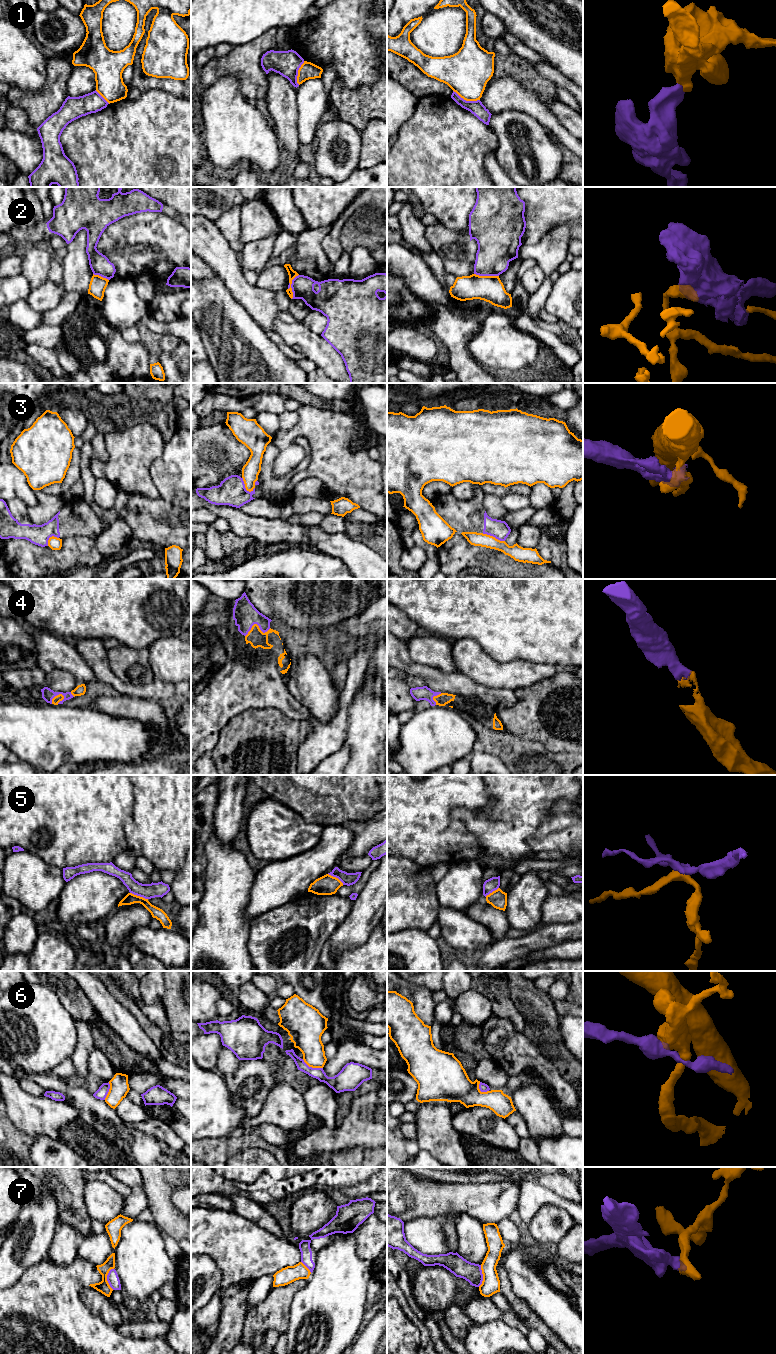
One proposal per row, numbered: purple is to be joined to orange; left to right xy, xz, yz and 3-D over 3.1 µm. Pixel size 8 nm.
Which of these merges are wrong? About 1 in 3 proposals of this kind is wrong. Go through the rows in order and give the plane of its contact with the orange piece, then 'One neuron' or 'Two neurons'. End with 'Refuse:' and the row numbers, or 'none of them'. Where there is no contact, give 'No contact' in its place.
1: Touches orange in yz. Two neurons
2: Touches orange in xz. Two neurons
3: Touches orange in yz. Two neurons
4: Touches orange in xz. One neuron
5: Touches orange in xy. Two neurons
6: Touches orange in xz. Two neurons
7: Touches orange in xy. Two neurons
Refuse: 1, 2, 3, 5, 6, 7

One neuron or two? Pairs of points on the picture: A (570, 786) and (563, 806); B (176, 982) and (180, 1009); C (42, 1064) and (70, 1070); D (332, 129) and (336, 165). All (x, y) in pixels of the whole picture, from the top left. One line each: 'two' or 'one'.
A: two
B: one
C: two
D: one

